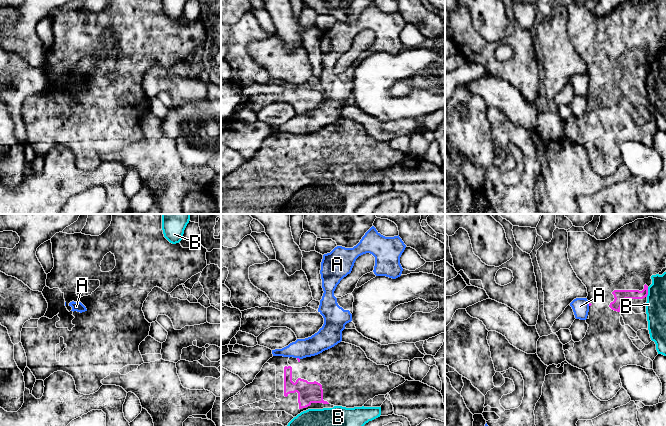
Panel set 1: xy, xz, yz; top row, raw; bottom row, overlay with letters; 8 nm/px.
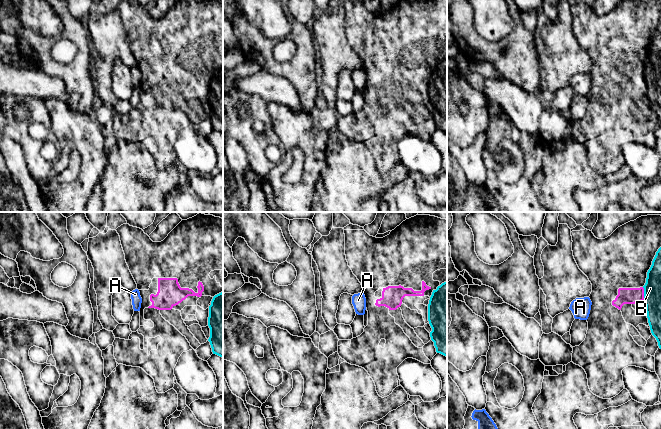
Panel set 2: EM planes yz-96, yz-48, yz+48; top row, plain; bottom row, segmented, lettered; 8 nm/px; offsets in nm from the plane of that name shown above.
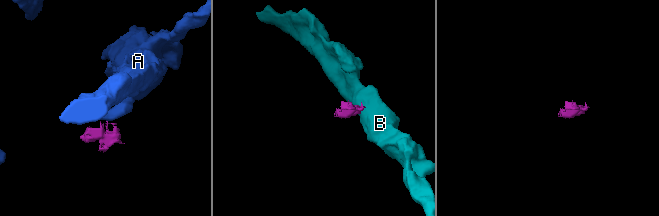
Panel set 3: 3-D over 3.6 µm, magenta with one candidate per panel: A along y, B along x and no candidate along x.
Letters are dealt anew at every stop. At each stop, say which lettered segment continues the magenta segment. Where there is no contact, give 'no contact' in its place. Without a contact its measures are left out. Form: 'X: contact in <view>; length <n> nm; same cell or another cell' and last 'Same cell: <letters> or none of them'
A: contact in xz; length 30 nm; another cell
B: contact in yz; length 80 nm; another cell
Same cell: none of them

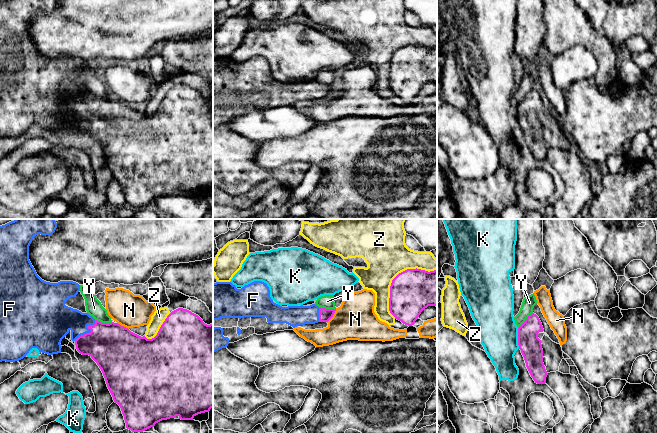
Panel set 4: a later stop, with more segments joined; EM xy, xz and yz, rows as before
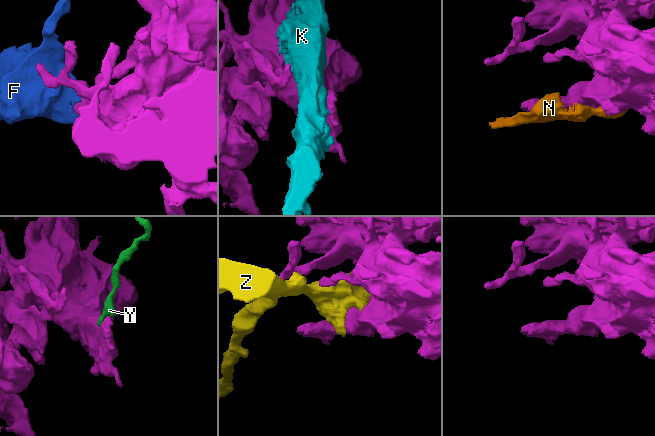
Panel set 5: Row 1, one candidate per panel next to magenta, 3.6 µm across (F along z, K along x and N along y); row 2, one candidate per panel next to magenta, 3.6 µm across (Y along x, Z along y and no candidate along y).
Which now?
F: contact in xy; length 240 nm; same cell
K: contact in yz; length 170 nm; another cell
N: contact in xz; length 130 nm; another cell
Y: contact in xy; length 140 nm; another cell
Z: contact in xz; length 550 nm; another cell
Same cell: F

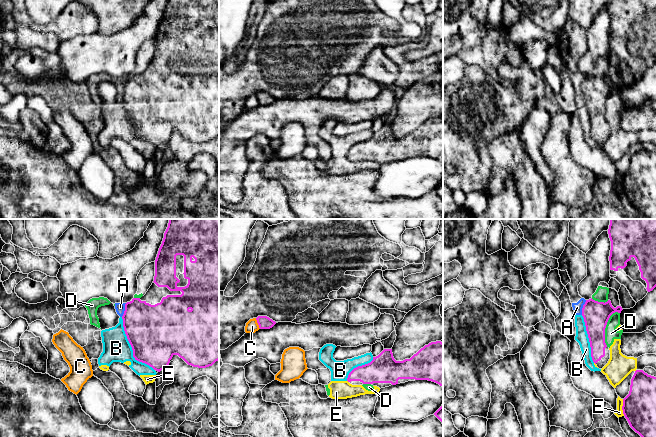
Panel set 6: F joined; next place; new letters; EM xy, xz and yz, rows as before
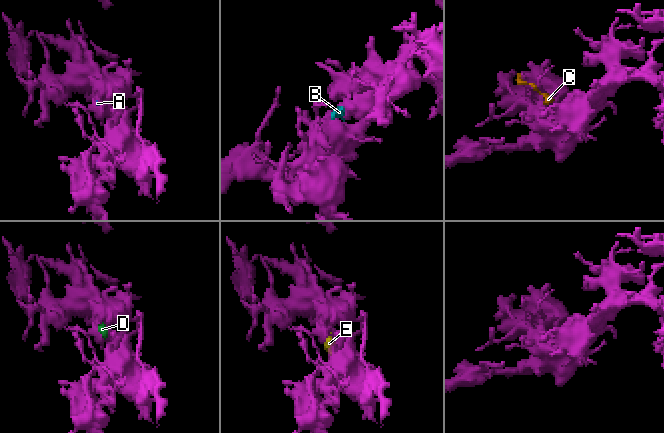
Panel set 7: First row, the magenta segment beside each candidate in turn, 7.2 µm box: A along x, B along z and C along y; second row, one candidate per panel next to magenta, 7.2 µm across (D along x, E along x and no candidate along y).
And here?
A: contact in yz; length 130 nm; another cell
B: contact in xy; length 500 nm; another cell
C: contact in xz; length 100 nm; another cell
D: contact in yz; length 300 nm; another cell
E: contact in yz; length 140 nm; another cell
Same cell: none of them

